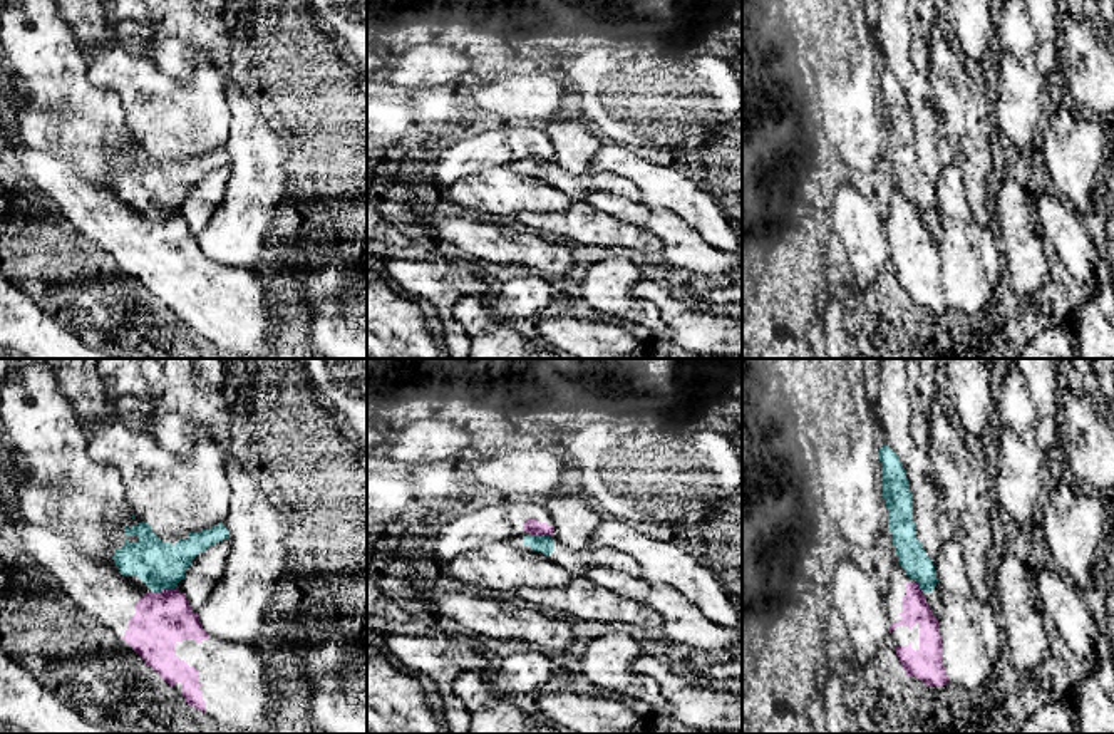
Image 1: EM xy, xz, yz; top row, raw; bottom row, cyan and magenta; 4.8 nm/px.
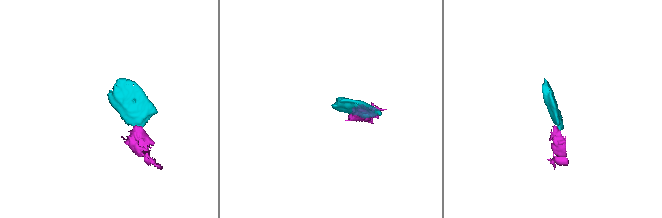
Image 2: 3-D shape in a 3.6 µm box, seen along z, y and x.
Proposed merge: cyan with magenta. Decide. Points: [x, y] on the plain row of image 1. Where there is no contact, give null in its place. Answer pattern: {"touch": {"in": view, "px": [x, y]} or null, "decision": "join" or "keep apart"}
{"touch": {"in": "xz", "px": [540, 161]}, "decision": "keep apart"}

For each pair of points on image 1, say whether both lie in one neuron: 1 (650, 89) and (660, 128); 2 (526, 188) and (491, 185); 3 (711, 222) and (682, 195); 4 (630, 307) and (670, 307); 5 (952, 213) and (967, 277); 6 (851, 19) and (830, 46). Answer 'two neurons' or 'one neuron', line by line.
1: one neuron
2: one neuron
3: one neuron
4: two neurons
5: one neuron
6: one neuron

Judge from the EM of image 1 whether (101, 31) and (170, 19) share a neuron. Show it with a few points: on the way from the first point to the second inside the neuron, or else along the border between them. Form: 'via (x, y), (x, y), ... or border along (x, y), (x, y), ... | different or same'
border along (106, 17), (111, 24), (136, 22), (143, 25) | different

